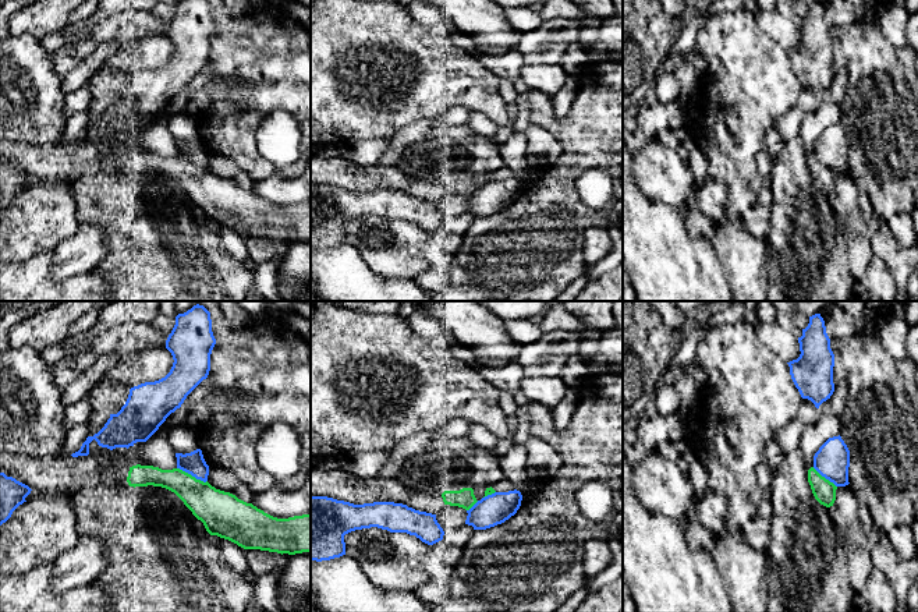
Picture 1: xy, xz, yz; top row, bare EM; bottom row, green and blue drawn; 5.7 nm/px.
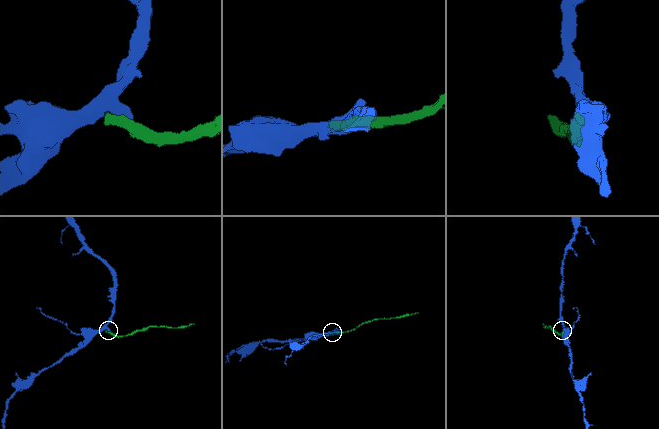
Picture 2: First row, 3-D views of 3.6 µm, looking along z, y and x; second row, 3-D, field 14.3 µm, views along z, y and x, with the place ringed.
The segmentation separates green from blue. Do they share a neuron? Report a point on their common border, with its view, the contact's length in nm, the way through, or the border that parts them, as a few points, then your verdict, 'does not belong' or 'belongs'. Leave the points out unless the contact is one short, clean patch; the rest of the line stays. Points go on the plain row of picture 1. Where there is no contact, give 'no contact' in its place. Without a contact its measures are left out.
contact xy (191, 163); length 190 nm; border xy (177, 155), (206, 169); does not belong

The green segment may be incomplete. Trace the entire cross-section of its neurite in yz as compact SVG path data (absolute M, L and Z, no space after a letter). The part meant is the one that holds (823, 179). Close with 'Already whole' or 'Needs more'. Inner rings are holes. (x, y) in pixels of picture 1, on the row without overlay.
M814 155L808 158L808 170L811 173L815 187L820 192L826 195L833 194L837 177L837 174L833 170L822 165Z. Already whole

